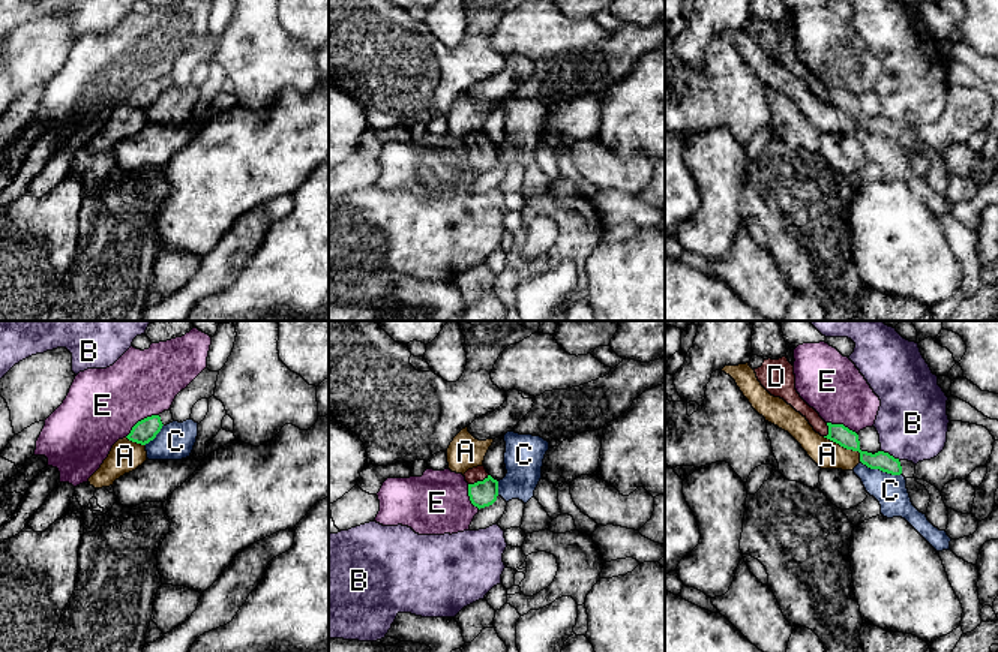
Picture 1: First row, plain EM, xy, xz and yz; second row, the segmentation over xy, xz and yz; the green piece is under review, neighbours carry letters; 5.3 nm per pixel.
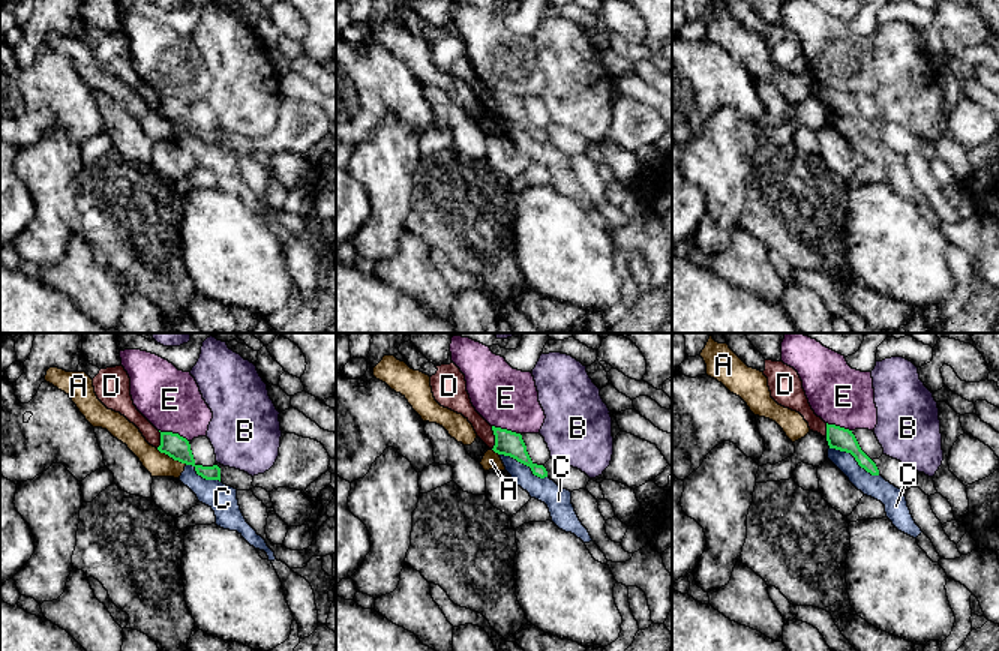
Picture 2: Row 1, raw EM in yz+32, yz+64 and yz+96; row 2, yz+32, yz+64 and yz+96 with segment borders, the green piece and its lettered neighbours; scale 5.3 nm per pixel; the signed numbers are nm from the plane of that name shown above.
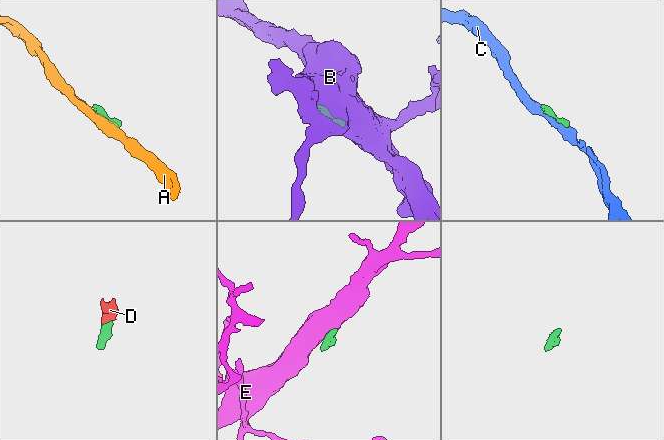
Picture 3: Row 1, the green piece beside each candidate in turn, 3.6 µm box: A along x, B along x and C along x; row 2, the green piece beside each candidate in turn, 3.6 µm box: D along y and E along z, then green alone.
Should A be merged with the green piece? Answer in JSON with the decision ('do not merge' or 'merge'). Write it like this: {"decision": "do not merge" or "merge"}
{"decision": "do not merge"}

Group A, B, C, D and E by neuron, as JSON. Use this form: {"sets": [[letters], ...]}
{"sets": [["A"], ["B"], ["C"], ["D"], ["E"]]}

